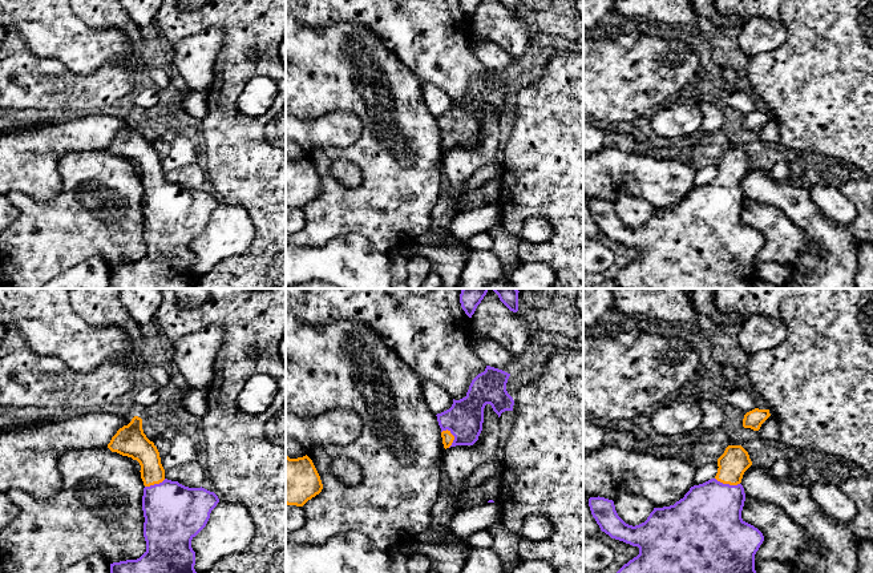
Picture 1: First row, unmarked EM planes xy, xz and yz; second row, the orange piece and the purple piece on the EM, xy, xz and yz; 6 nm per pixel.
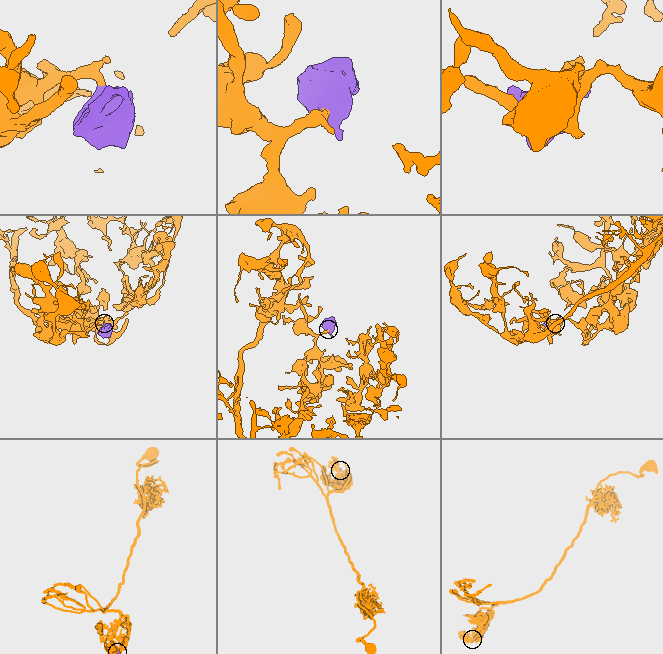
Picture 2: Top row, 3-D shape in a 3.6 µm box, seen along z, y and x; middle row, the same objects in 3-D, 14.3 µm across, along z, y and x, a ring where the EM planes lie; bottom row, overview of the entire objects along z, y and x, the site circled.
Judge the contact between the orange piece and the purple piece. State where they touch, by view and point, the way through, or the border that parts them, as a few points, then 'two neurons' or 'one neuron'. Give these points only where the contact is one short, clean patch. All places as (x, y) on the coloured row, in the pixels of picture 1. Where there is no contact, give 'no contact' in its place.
xz (453, 438) | across xz (448, 438), (453, 438), (464, 419) | one neuron

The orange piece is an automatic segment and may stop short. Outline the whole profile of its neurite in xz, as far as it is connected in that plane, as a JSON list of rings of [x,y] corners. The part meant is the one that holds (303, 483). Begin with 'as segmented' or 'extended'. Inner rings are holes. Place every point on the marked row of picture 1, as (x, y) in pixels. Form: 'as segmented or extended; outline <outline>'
as segmented; outline [[[286,455],[286,504],[303,507],[323,489],[320,476],[306,455],[290,459]]]

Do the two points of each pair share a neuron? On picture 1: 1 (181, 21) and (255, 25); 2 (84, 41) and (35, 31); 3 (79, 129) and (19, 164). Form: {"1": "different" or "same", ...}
{"1": "same", "2": "same", "3": "same"}

